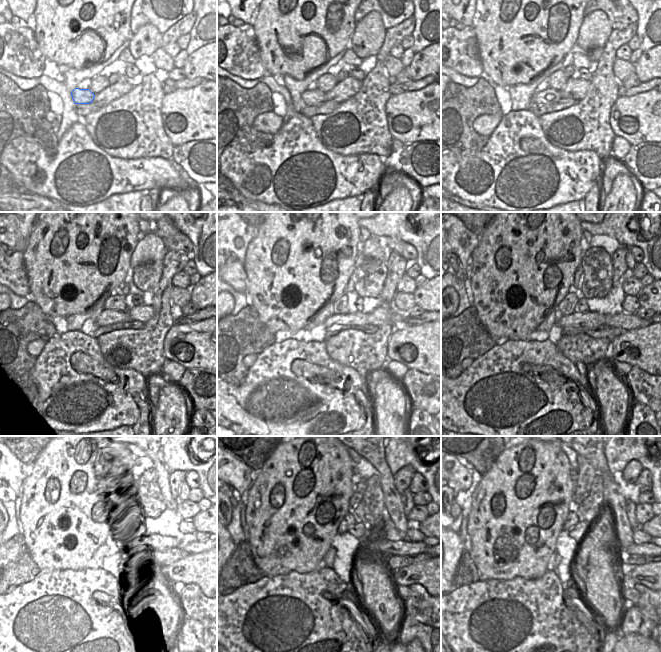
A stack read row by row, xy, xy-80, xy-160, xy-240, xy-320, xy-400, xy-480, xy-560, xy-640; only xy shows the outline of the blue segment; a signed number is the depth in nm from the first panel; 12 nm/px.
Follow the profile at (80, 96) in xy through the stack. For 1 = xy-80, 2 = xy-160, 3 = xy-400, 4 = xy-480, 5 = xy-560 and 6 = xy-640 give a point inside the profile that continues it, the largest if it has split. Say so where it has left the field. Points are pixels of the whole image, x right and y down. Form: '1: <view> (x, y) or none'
1: xy-80 (315, 96)
2: xy-160 (545, 95)
3: xy-400 (566, 307)
4: xy-480 (120, 526)
5: xy-560 (349, 520)
6: xy-640 (572, 519)

